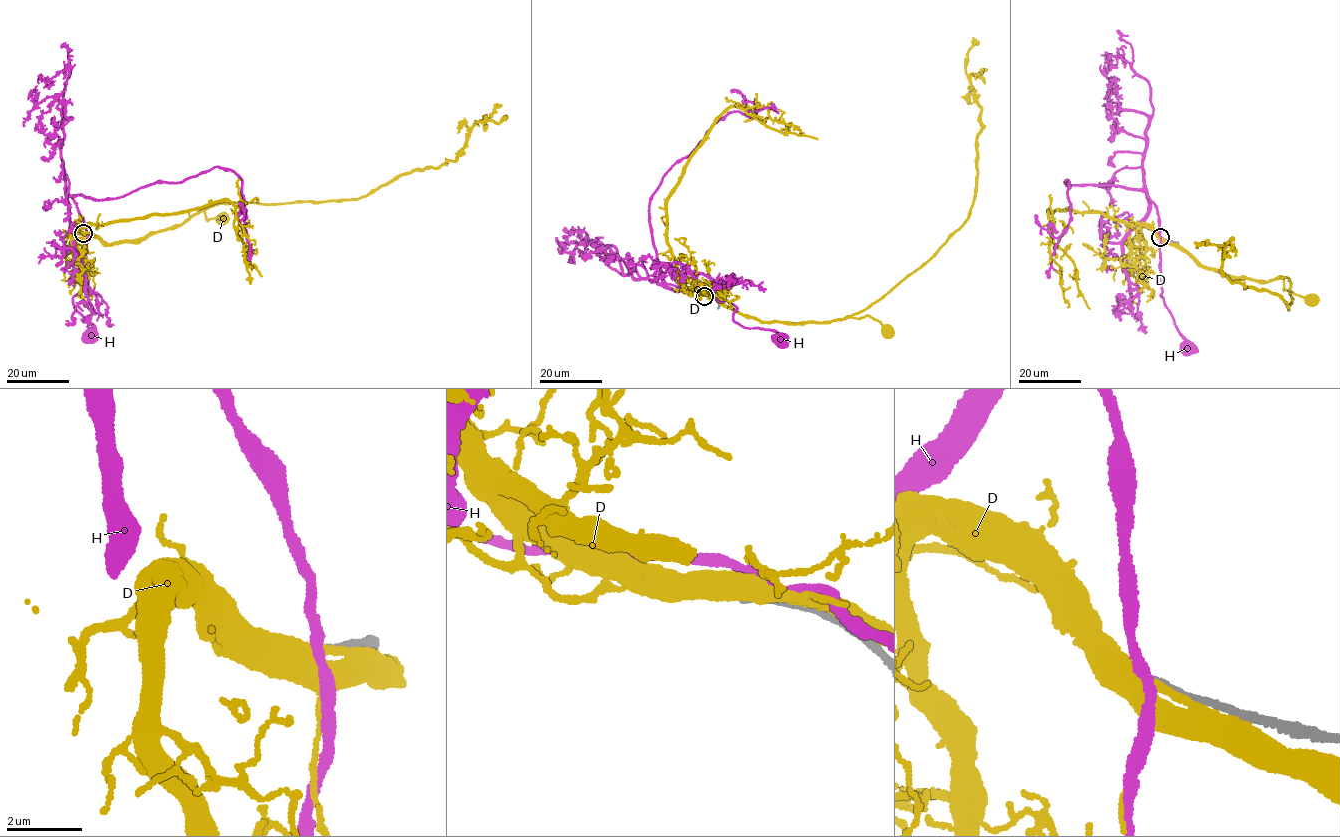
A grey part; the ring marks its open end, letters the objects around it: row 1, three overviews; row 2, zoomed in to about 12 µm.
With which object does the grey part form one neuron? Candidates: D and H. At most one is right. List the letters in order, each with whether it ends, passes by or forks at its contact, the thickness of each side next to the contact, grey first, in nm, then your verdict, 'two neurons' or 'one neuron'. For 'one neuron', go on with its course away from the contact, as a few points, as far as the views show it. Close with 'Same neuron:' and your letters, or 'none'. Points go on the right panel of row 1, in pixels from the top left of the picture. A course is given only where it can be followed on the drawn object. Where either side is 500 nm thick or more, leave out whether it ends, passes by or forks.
D: it passes by; calibres 200 and 360 nm; two neurons
H: it passes by; calibres 280 and 240 nm; two neurons
Same neuron: none

